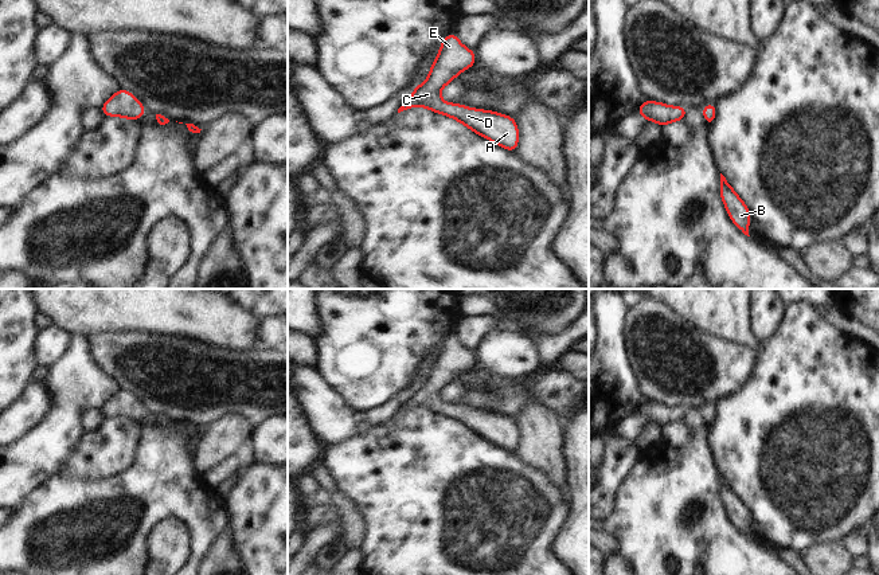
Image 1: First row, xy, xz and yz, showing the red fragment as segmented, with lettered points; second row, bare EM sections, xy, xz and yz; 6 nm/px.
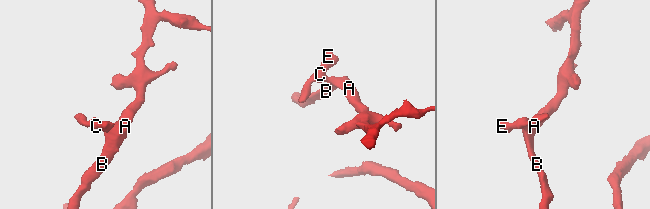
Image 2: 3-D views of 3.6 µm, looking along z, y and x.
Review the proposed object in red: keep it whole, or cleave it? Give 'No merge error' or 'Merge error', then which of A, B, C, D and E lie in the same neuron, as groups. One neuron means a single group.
No merge error. Groups: A B C D E.

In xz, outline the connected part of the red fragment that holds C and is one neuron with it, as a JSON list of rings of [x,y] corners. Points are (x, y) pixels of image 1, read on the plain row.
[[[454,332],[450,333],[441,343],[441,351],[431,365],[426,383],[414,388],[413,396],[398,410],[398,414],[415,407],[423,407],[431,412],[460,422],[474,434],[509,453],[516,453],[519,430],[515,419],[492,411],[472,410],[460,404],[446,404],[441,400],[441,390],[474,364],[474,352],[464,348]]]

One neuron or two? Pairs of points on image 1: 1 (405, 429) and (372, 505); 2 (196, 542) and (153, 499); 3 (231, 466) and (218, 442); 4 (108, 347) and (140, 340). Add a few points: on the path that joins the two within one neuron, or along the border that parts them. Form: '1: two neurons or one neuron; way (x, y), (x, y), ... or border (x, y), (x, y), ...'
1: one neuron; way (405, 448), (405, 473), (391, 487)
2: one neuron; way (196, 527), (168, 499)
3: two neurons; border (233, 453), (200, 474)
4: one neuron; way (116, 347), (132, 347)

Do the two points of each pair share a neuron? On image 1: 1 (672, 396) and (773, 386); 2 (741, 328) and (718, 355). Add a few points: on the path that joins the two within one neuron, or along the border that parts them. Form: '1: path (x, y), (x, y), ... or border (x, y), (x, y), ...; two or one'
1: border (754, 363), (751, 376), (717, 406); two
2: border (700, 329), (753, 349); two

